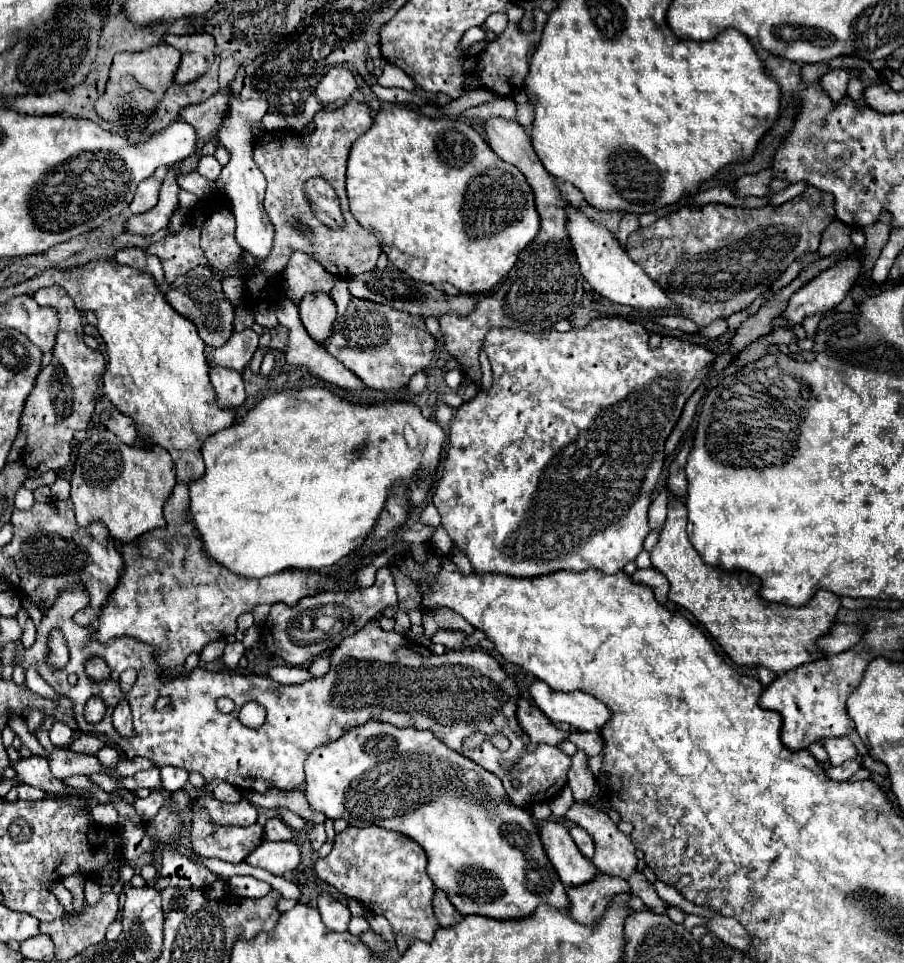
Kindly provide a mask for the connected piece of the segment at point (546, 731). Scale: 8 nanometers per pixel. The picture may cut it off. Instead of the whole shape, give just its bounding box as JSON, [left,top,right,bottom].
[518,700,570,746]

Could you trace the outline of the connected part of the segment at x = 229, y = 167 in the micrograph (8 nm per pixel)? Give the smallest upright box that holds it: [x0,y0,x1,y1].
[216,98,274,260]

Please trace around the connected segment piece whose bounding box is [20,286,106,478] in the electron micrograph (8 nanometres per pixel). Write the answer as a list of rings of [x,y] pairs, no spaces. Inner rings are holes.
[[[60,286],[40,288],[34,292],[38,306],[48,306],[58,310],[58,334],[54,344],[54,356],[48,366],[38,374],[36,386],[26,400],[20,430],[26,432],[26,446],[22,450],[20,462],[28,468],[28,478],[44,476],[48,470],[58,472],[70,462],[70,440],[76,430],[86,430],[90,416],[94,412],[94,392],[102,380],[106,360],[100,352],[90,350],[84,344],[82,316],[76,310],[74,300]]]

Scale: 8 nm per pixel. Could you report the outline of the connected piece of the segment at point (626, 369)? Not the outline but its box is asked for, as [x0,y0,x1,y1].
[432,318,716,578]

